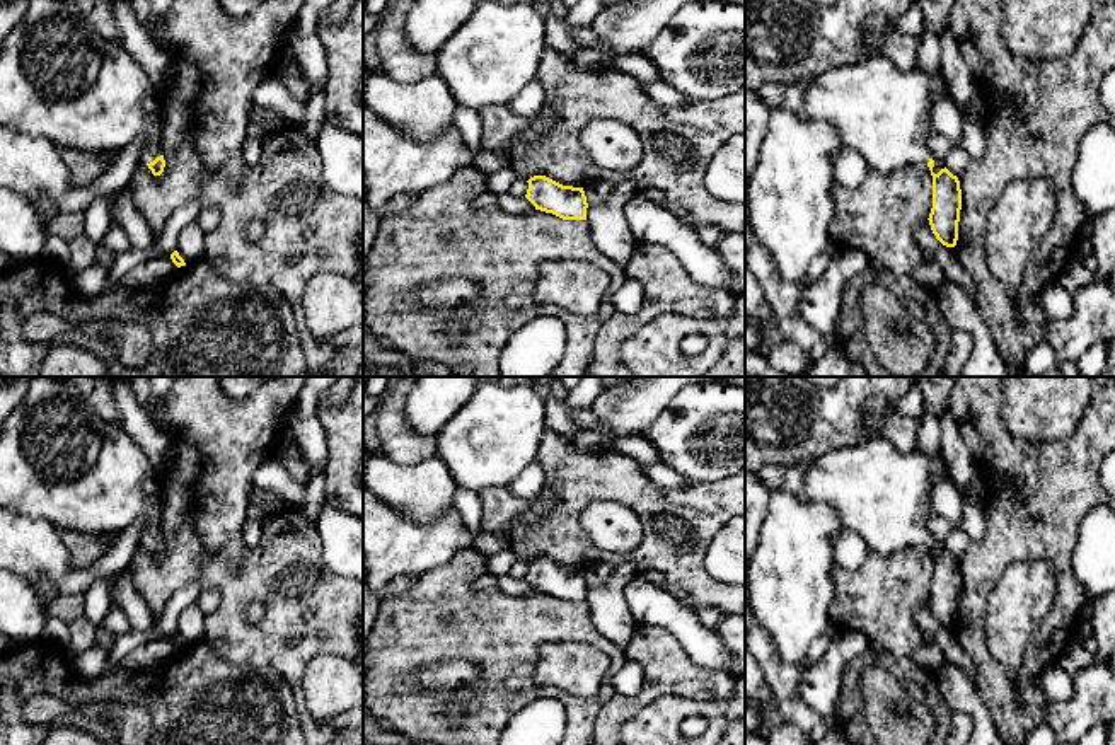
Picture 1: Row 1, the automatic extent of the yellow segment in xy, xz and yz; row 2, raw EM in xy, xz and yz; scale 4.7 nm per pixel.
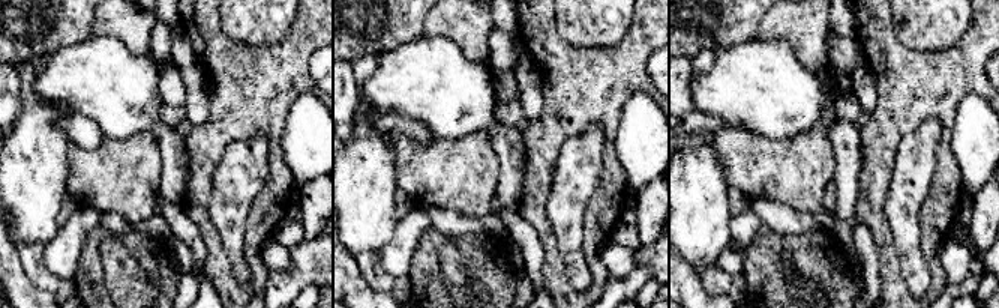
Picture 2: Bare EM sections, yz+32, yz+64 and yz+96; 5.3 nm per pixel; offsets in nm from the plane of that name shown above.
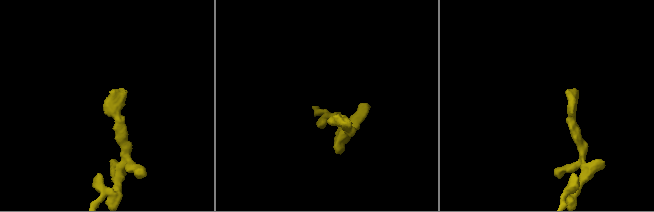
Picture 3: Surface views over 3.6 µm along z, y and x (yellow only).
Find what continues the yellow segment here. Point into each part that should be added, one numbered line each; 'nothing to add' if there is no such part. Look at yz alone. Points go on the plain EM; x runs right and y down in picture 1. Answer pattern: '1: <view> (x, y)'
1: yz (883, 495)

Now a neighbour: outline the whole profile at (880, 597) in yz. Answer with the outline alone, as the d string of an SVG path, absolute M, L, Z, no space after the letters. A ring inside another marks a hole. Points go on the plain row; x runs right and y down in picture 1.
M927 546L883 556L868 551L856 569L834 566L834 598L829 615L837 631L859 631L878 641L890 656L910 658L922 644L916 609L933 590L933 557Z

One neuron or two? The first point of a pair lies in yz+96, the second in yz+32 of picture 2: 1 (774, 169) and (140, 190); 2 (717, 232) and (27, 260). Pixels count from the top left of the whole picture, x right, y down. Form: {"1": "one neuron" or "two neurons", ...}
{"1": "one neuron", "2": "two neurons"}

